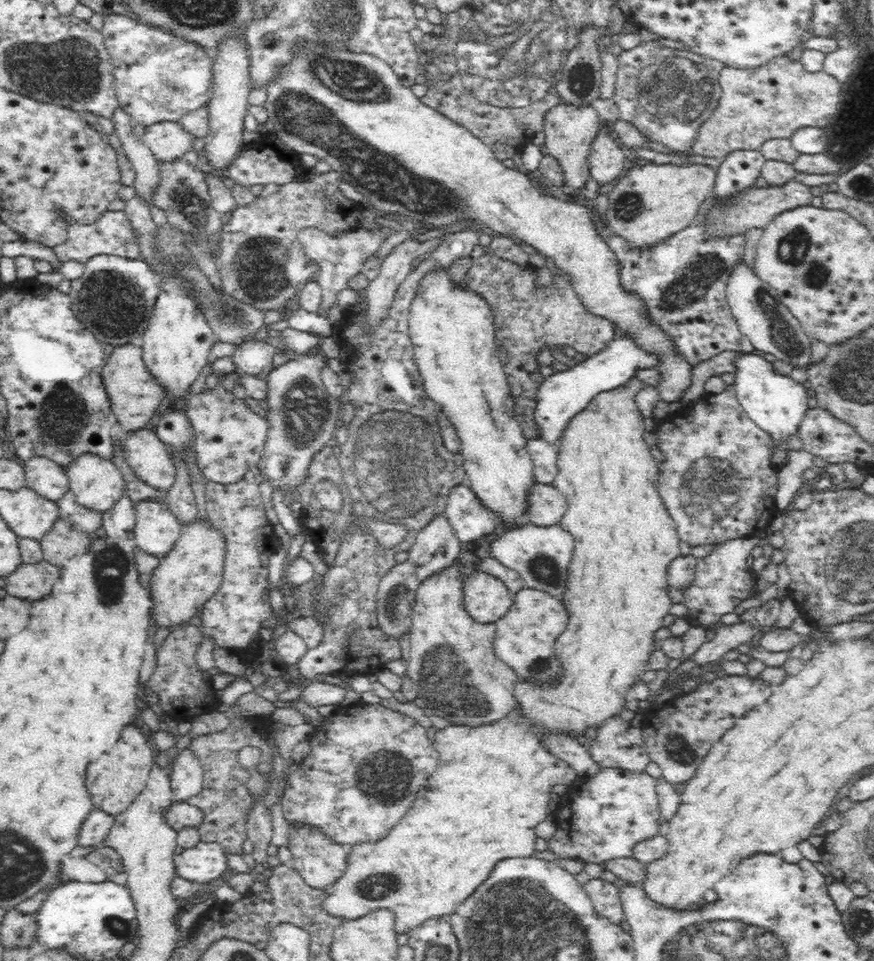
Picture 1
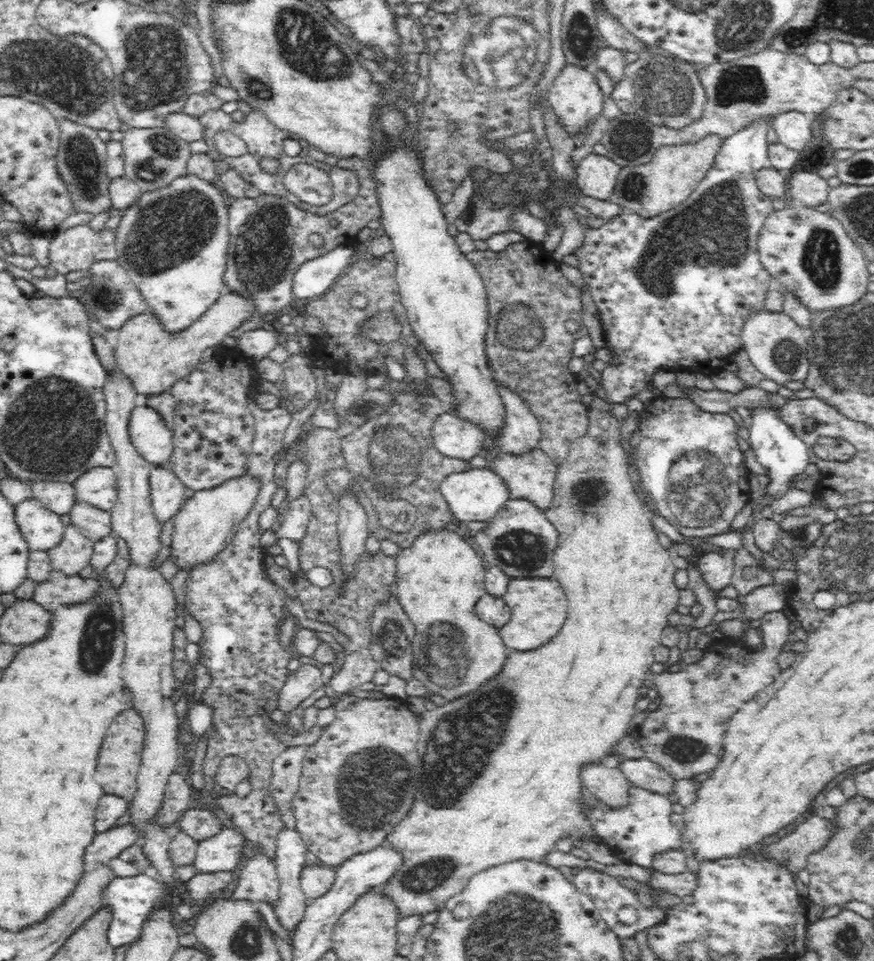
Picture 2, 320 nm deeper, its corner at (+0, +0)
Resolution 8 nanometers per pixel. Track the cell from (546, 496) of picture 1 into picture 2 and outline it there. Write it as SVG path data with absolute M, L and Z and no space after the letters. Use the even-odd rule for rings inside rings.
M534 448L528 454L514 456L500 452L491 460L490 467L502 477L510 496L509 500L526 500L532 502L538 509L548 510L554 503L554 488L559 463L546 454L542 448Z

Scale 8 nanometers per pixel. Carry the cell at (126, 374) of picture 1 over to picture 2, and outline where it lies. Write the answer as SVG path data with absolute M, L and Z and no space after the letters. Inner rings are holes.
M228 293L222 296L214 306L210 306L210 310L198 318L196 323L180 334L163 332L161 324L150 312L138 314L128 320L118 332L116 349L112 353L119 374L131 384L140 402L148 396L158 396L158 394L169 392L178 380L188 376L194 367L201 363L200 358L204 350L223 345L225 336L242 325L242 322L252 314L252 309L251 300Z

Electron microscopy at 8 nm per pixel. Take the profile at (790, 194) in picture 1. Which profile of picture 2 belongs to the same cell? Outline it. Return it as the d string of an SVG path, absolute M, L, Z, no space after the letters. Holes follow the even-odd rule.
M798 171L788 176L788 192L793 200L790 205L820 206L827 201L829 190L826 179L814 171Z

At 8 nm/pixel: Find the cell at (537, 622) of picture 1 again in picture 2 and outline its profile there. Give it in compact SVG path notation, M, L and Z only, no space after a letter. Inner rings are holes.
M511 578L506 592L501 596L511 610L510 618L499 629L499 636L503 639L508 651L528 652L549 644L554 636L560 633L562 624L566 622L566 596L562 592L560 583L554 578Z

